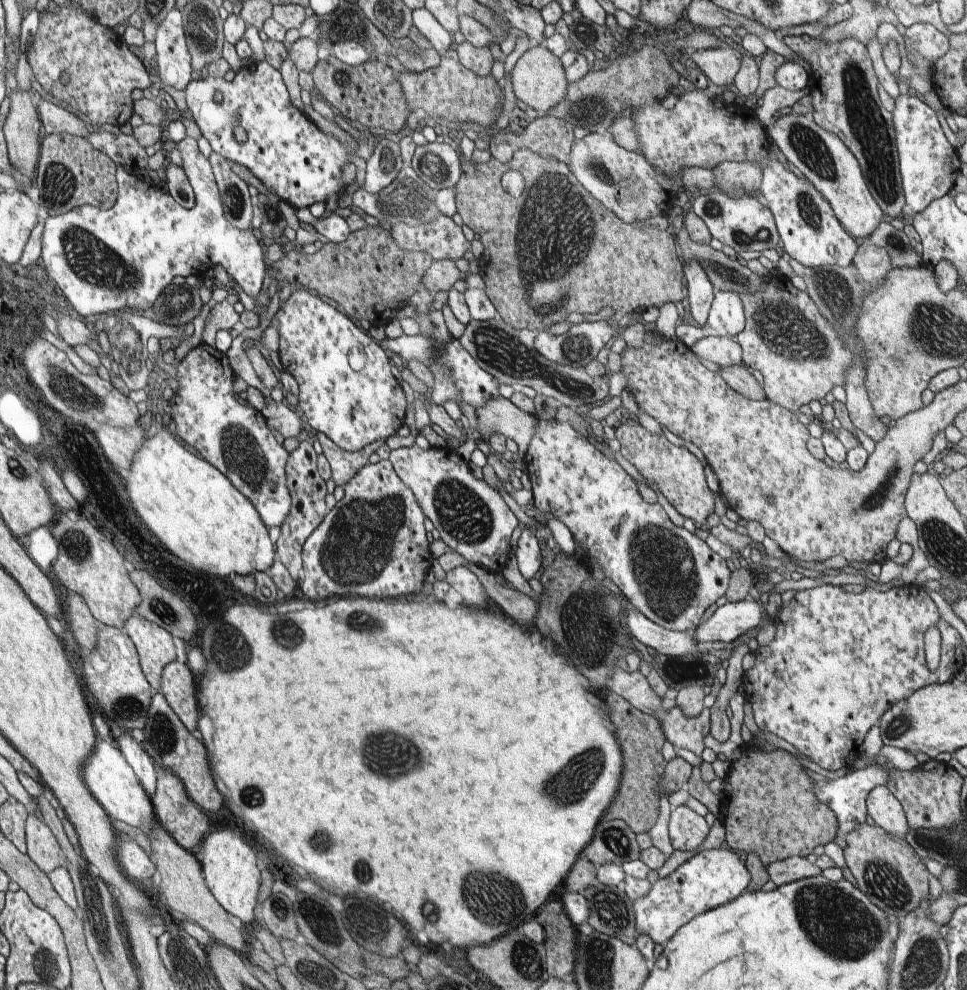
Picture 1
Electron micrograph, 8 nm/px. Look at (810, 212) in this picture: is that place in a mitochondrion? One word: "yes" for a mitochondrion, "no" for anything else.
yes

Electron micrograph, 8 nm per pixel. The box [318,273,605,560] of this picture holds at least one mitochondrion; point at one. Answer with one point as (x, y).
(500, 350)

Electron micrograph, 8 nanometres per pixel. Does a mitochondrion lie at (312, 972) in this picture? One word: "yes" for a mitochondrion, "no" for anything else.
yes

